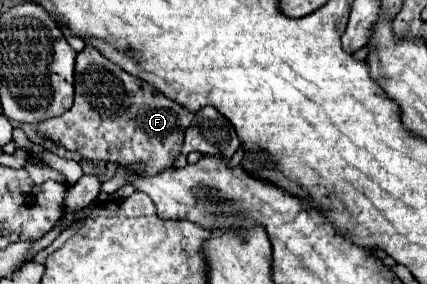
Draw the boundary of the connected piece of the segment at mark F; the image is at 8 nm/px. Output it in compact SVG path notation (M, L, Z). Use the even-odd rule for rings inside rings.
M85 46L75 64L75 104L61 116L37 126L37 134L89 160L117 162L121 166L153 176L171 168L183 148L183 136L193 112L163 96L157 88L127 74L103 58L95 48Z

